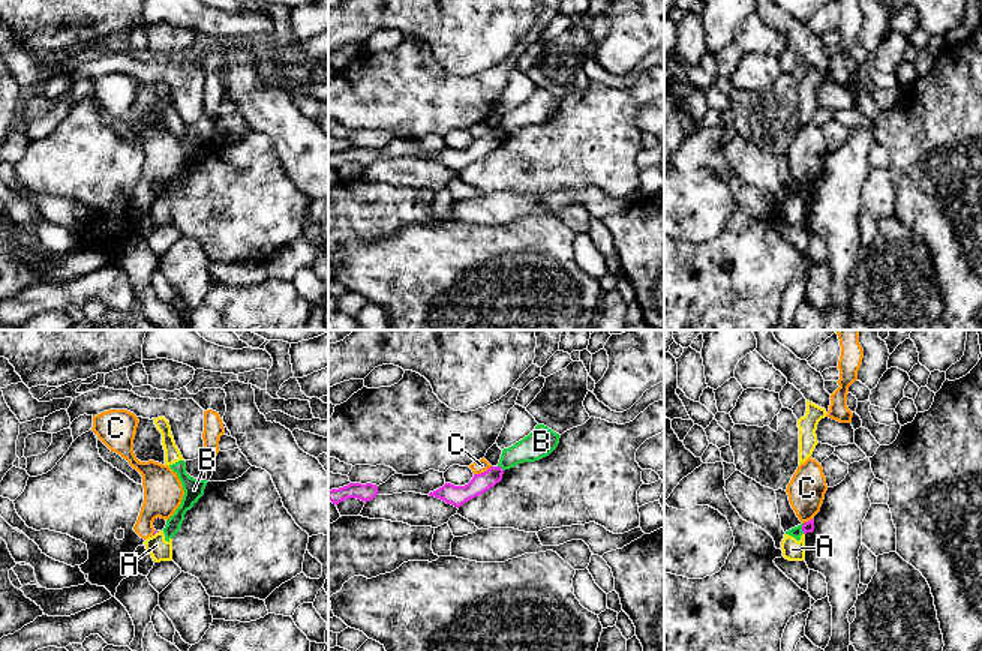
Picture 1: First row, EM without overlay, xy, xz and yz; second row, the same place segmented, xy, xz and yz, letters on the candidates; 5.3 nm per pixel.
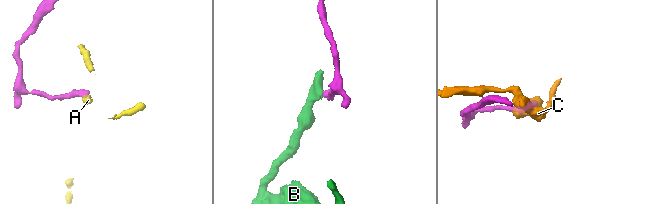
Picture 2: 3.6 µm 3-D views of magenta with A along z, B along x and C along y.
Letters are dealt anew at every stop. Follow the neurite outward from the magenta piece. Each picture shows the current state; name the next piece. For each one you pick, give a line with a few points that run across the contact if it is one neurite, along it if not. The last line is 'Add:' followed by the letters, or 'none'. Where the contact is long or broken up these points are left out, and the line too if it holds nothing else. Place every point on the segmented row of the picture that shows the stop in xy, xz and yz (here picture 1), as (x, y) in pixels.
Add: none

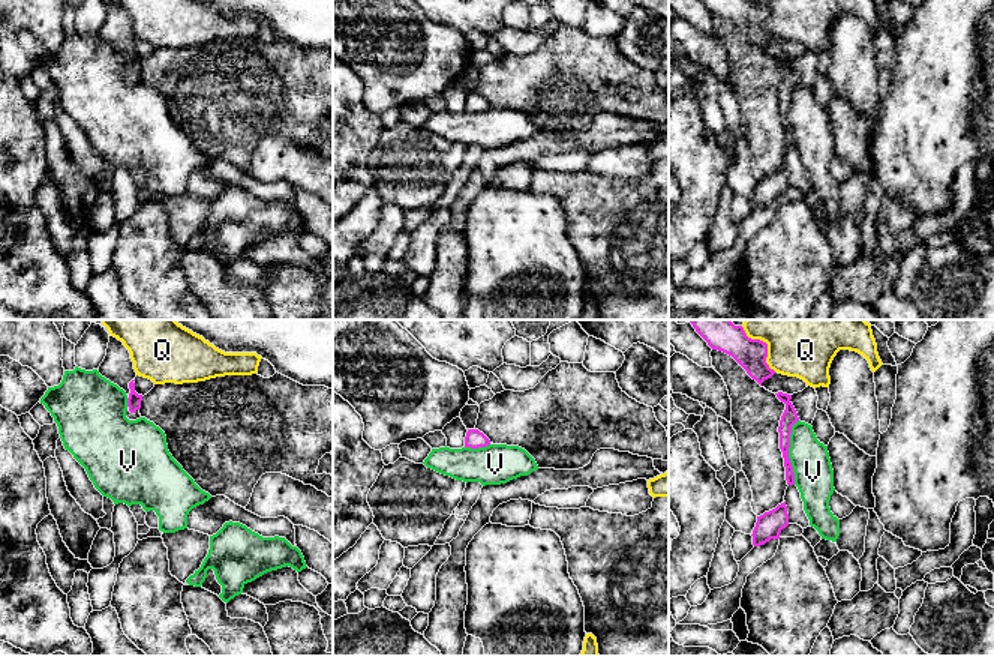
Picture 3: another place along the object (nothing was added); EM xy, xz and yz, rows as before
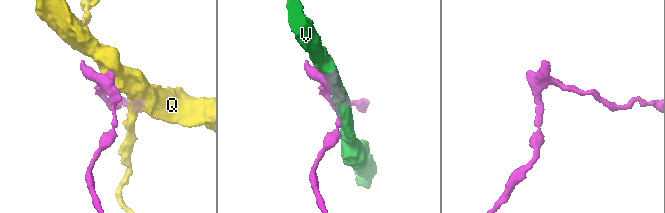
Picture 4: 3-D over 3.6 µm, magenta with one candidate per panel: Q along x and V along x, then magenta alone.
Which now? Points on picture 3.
Add: none

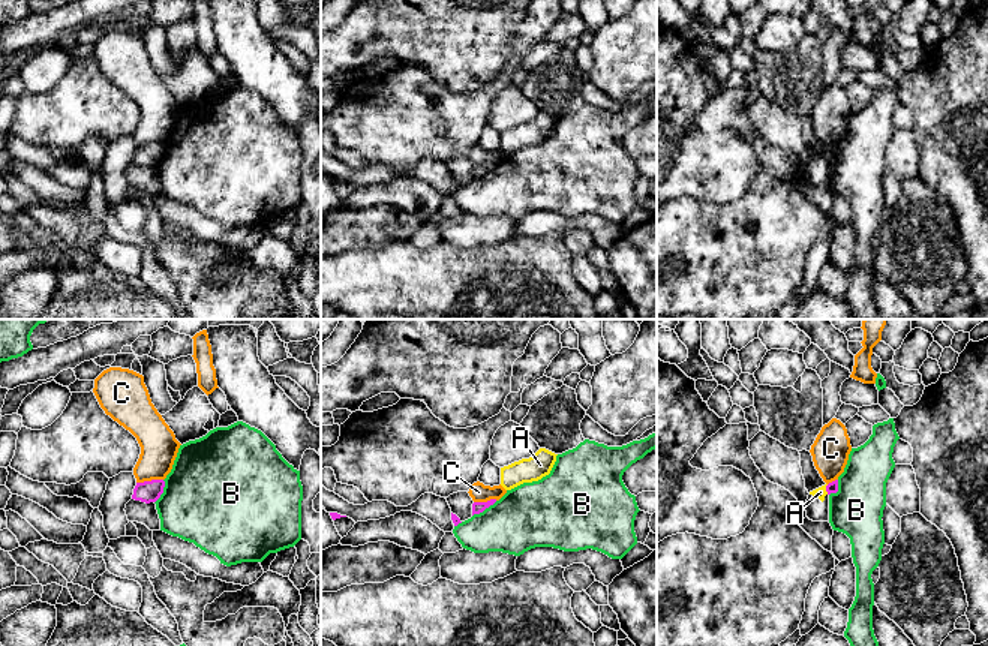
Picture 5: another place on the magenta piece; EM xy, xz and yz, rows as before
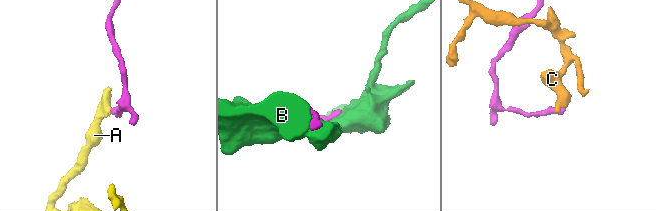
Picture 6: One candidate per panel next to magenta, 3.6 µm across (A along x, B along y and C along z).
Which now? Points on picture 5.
Add: none

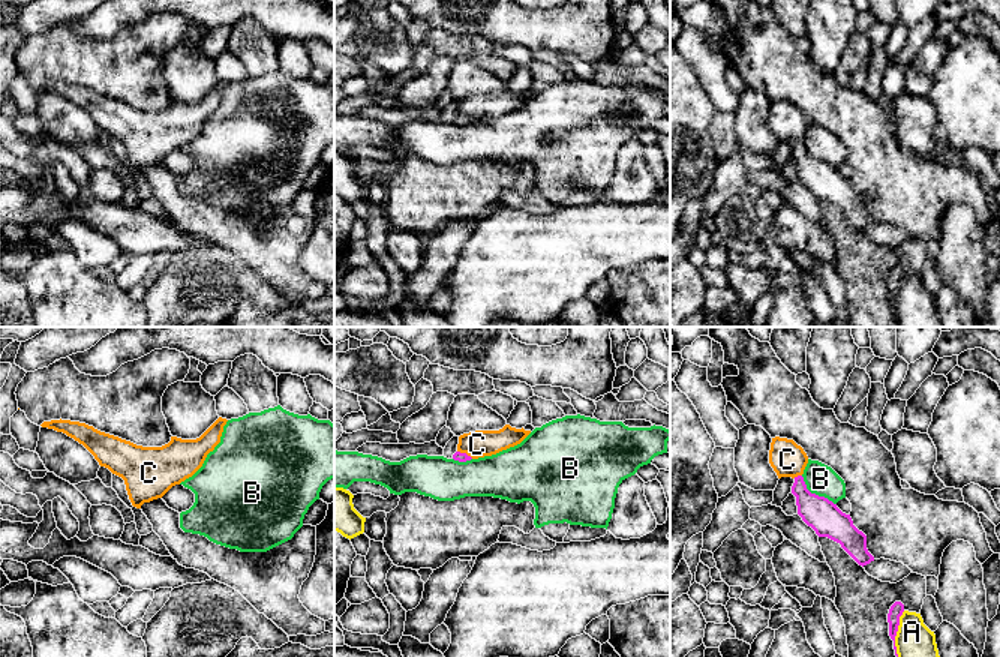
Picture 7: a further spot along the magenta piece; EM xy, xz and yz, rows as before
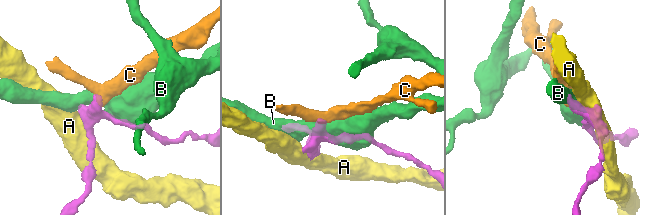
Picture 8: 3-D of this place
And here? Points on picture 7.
C: xz (459, 456), (465, 453), (477, 444)
Add: C

